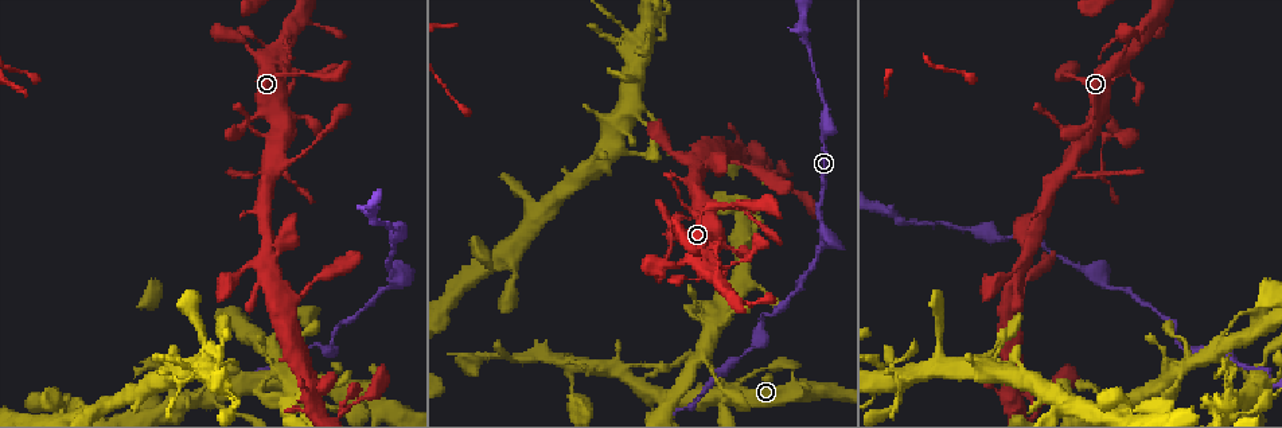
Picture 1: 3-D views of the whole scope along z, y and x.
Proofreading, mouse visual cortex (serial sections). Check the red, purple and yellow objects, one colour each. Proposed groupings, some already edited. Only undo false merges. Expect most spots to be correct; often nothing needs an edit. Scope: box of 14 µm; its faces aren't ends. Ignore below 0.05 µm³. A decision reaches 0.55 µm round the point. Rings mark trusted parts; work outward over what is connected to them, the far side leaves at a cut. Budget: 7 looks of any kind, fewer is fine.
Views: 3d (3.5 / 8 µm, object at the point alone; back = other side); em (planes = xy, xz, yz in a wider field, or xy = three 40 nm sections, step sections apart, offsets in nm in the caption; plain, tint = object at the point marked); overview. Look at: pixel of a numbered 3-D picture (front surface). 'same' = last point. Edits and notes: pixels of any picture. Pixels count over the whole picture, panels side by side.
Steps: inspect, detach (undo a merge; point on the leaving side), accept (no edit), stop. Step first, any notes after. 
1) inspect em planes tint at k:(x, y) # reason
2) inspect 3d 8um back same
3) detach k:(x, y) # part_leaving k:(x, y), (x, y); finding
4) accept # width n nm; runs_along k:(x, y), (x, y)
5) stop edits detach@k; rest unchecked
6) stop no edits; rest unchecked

inspect 3d 3.5um at 1:(398, 273) # thick turns thin

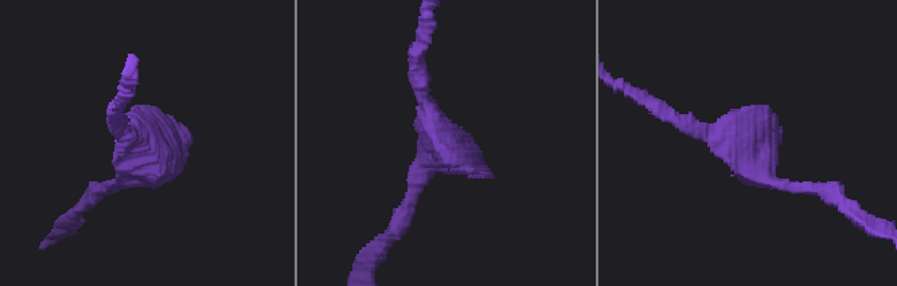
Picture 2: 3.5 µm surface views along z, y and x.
inspect em planes tint at 2:(140, 144) # now the EM

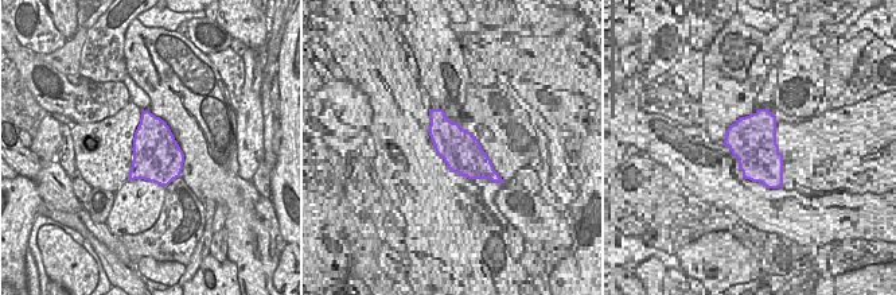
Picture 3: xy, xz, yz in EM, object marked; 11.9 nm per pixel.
inspect em xy step 5 tint same # cut it another way

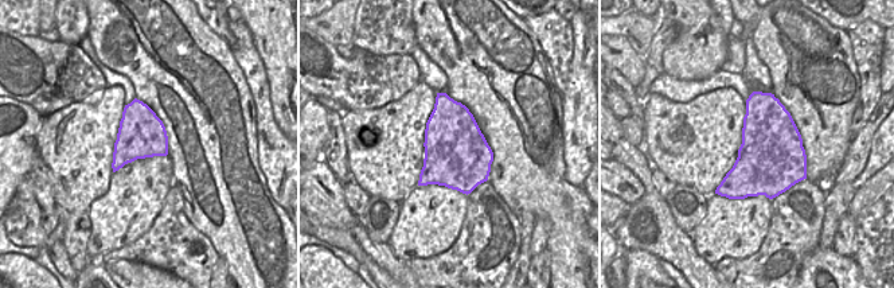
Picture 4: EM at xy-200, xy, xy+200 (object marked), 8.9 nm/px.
accept # runs_along 2:(667, 116), (798, 185); all the same cell

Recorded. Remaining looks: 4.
inspect 3d 3.5um at 1:(1128, 72) # a fork

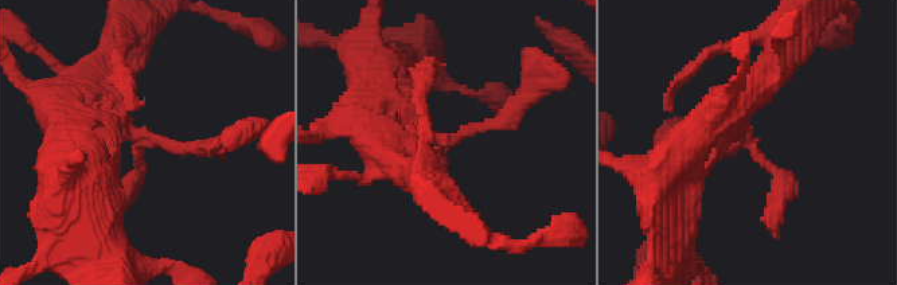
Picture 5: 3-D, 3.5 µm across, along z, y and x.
inspect em planes tint at 5:(447, 142)

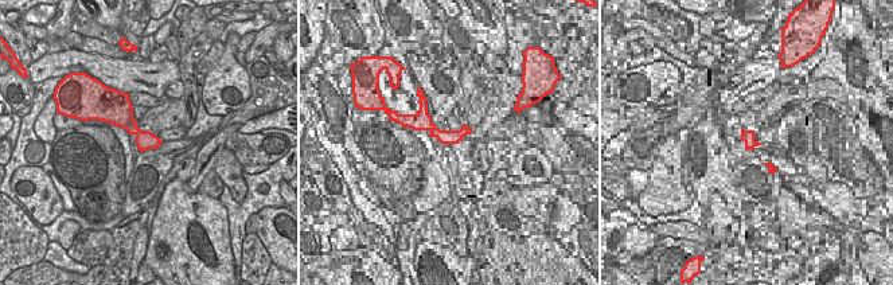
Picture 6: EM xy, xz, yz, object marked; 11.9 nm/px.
accept # runs_along 5:(67, 104), (175, 148), (221, 140); one cell here

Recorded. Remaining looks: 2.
stop no edits; rest unchecked

